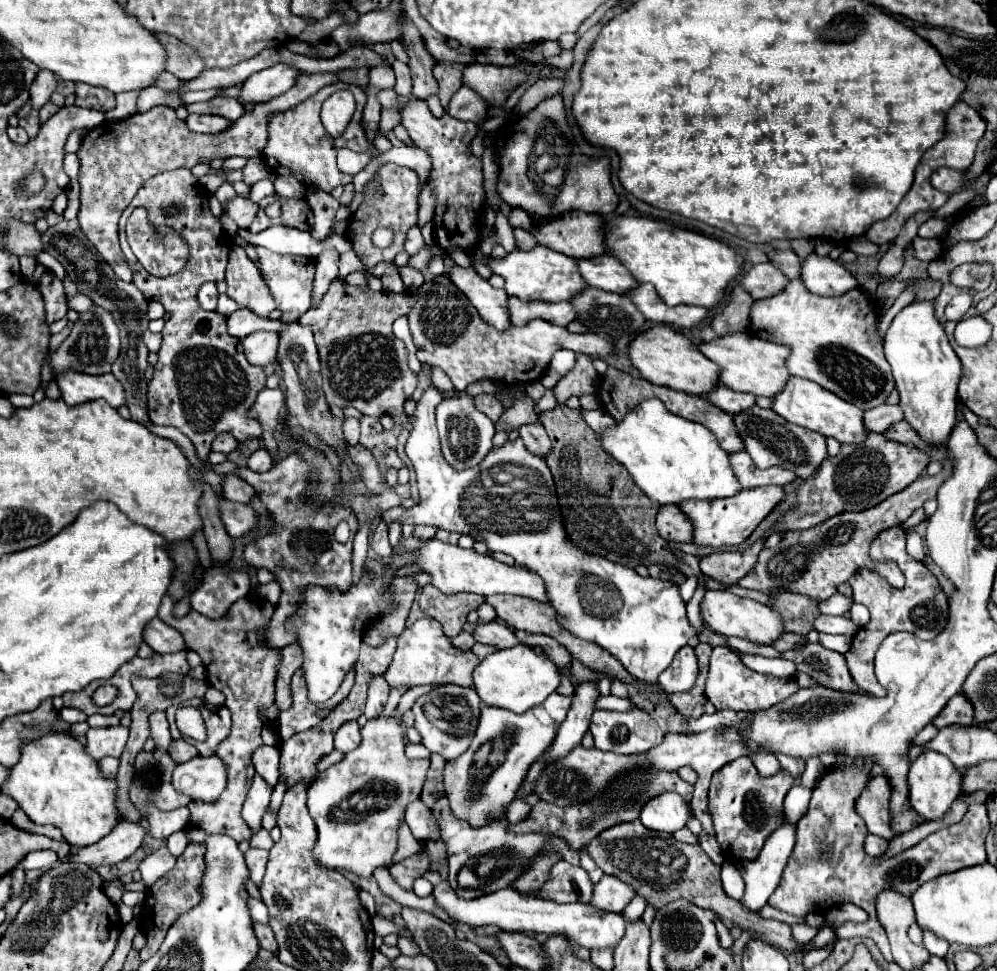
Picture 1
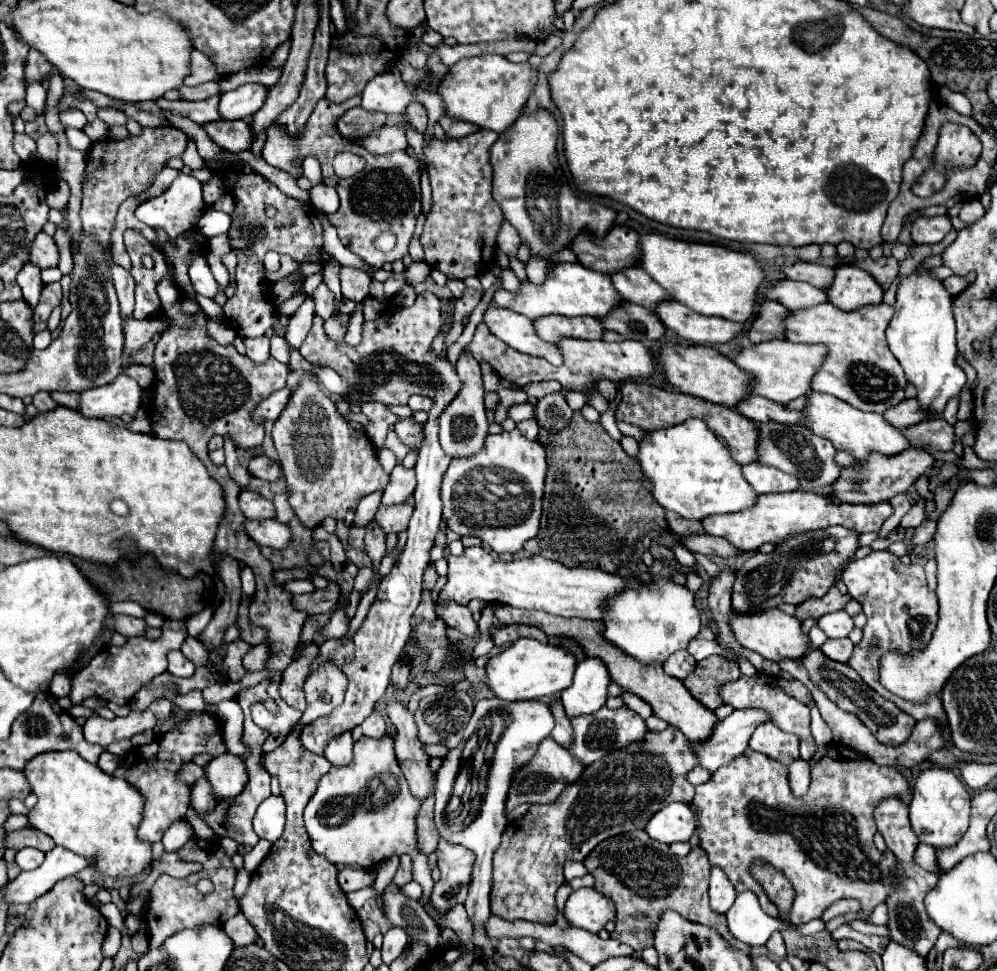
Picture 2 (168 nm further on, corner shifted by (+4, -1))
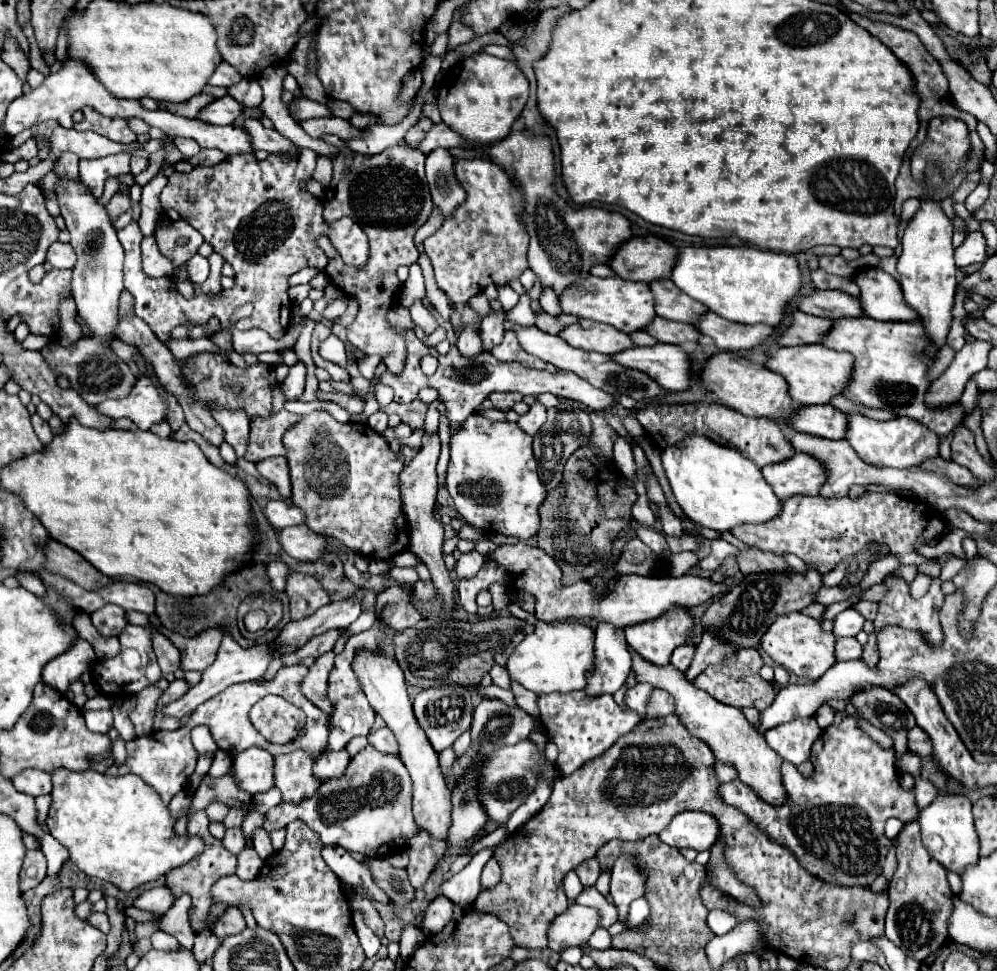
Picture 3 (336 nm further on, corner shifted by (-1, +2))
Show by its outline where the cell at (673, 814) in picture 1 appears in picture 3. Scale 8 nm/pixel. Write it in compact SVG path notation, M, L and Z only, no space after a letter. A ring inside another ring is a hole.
M681 812L659 834L659 838L673 848L693 848L703 852L717 842L719 822L705 812Z

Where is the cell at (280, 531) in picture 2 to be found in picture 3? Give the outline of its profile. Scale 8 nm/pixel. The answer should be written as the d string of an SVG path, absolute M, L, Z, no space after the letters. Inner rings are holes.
M307 526L285 528L277 536L285 552L303 562L317 562L329 550L329 542L325 540L325 536L315 534Z

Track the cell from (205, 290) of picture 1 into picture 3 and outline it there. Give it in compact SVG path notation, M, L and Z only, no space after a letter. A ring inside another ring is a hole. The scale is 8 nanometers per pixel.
M195 254L187 262L187 270L189 270L189 278L191 278L193 284L203 284L207 280L207 276L209 276L209 262L201 254Z

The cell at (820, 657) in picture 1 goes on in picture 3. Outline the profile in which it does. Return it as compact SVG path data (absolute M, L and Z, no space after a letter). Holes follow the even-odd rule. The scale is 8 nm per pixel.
M869 688L853 696L853 706L879 730L889 730L897 754L907 752L907 732L915 726L911 710L893 692L885 688Z

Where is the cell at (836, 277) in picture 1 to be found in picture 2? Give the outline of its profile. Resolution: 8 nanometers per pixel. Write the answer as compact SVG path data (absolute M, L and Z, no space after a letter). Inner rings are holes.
M836 265L834 281L824 289L824 293L828 293L828 301L832 305L844 311L882 303L882 287L872 275L852 265Z

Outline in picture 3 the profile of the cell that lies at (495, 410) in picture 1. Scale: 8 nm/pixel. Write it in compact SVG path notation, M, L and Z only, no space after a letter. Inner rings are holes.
M493 392L491 396L489 396L489 400L493 402L493 406L495 408L499 408L499 410L511 410L513 408L513 404L517 404L517 402L521 402L521 394L519 392L507 392L507 394L501 394L501 392Z

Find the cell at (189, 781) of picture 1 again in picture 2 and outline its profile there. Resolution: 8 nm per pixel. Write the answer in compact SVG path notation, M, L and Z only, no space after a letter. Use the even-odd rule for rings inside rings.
M224 753L204 765L204 775L216 791L216 797L236 797L246 785L246 767L240 757Z

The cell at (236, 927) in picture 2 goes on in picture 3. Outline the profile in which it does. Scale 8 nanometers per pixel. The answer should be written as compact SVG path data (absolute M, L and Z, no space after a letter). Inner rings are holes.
M227 908L225 914L221 916L221 920L215 922L215 926L211 928L211 932L213 932L219 940L223 940L223 938L227 938L227 936L231 936L231 934L239 934L245 926L247 926L247 924L245 924L245 920L243 920L241 910L239 910L239 908Z

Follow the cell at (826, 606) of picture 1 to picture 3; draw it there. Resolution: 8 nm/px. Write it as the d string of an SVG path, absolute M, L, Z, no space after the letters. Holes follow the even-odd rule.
M861 600L861 602L857 602L855 604L855 608L859 610L859 614L861 616L865 616L867 620L875 620L875 616L877 616L877 604L875 602L869 602L869 600Z

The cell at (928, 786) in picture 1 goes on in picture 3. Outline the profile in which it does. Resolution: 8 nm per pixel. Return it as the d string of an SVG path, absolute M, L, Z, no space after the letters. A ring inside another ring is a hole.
M939 794L919 816L921 836L927 852L949 872L963 874L965 866L977 864L979 860L979 838L973 826L971 802L967 796L953 796L953 794Z

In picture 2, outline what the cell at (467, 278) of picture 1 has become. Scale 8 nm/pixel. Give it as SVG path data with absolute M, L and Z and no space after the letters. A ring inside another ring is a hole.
M488 303L482 321L488 325L490 333L502 339L512 349L528 355L538 355L548 359L552 365L562 365L562 355L558 349L546 341L540 341L532 329L532 321L520 313Z

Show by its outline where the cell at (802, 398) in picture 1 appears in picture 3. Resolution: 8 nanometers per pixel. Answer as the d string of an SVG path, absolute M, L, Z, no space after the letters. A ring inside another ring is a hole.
M861 414L847 416L847 442L859 454L859 458L877 468L911 468L919 466L927 458L939 456L939 434L923 426L913 418L893 418L887 422L877 422Z

